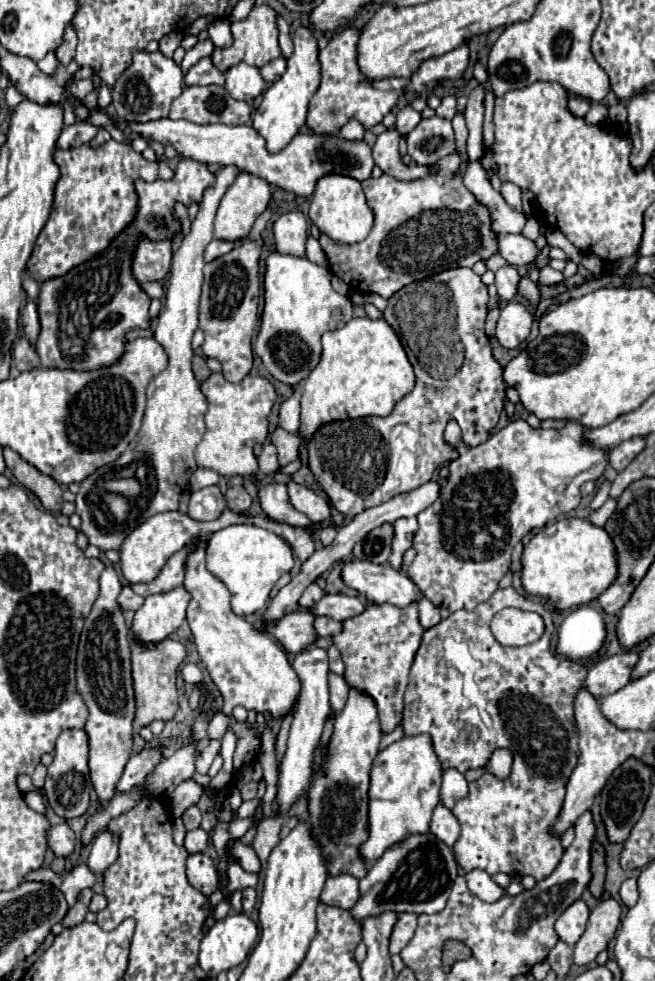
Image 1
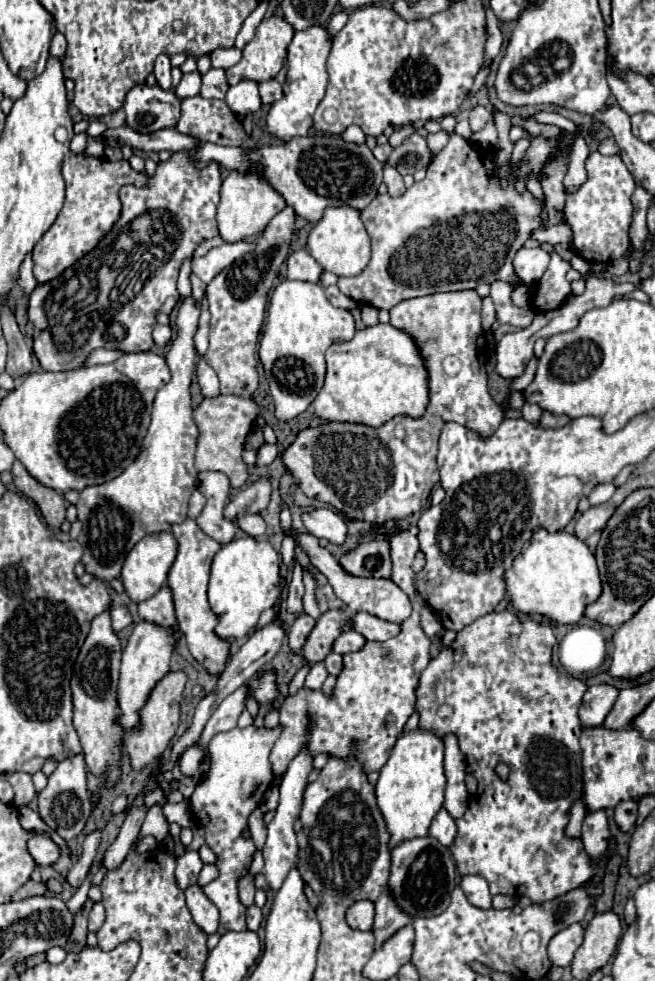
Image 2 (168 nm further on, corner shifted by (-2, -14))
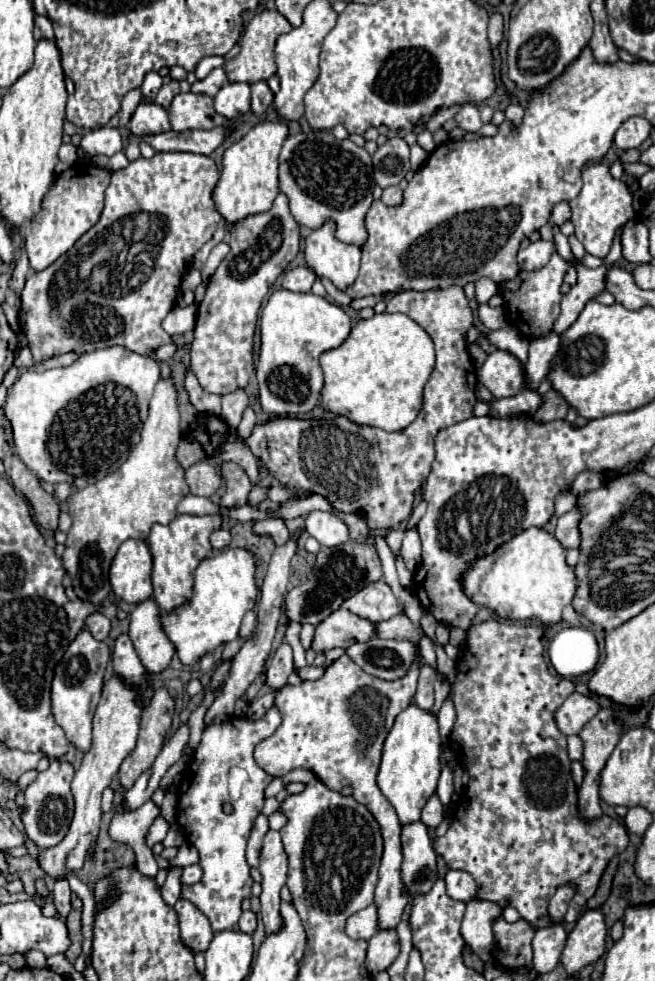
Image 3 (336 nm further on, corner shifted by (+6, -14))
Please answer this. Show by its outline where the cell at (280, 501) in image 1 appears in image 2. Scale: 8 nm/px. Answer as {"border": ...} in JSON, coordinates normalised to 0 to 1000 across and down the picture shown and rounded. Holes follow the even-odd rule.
{"border":[[[461,544],[455,546],[455,552],[461,557],[461,561],[473,567],[476,575],[501,589],[504,597],[510,599],[510,606],[540,624],[562,624],[574,630],[583,630],[583,632],[592,632],[592,634],[605,634],[605,636],[614,636],[626,624],[629,624],[629,618],[626,618],[626,612],[623,608],[598,593],[598,591],[574,591],[574,589],[544,589],[544,587],[534,587],[531,583],[522,583],[522,577],[516,575],[516,569],[510,569],[498,559],[492,559],[485,555],[485,548],[476,546],[476,544]]]}

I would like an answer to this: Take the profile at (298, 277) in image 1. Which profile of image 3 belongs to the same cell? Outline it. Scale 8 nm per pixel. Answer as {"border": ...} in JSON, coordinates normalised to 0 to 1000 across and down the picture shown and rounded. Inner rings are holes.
{"border":[[[418,296],[400,314],[397,320],[397,367],[391,373],[394,391],[397,391],[397,412],[400,418],[412,424],[455,424],[473,420],[489,410],[492,398],[492,377],[485,363],[504,355],[516,355],[534,340],[534,324],[513,310],[498,304],[479,302],[476,298],[443,298]]]}

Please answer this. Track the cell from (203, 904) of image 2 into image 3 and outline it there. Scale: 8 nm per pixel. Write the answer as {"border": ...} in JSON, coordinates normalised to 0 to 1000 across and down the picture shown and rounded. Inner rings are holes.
{"border":[[[275,915],[266,922],[266,926],[269,926],[272,938],[275,938],[278,960],[293,970],[315,968],[327,954],[327,950],[321,946],[321,938],[315,938],[315,934],[308,934],[308,930],[302,930],[302,926],[296,926],[296,922],[290,922],[290,917]]]}

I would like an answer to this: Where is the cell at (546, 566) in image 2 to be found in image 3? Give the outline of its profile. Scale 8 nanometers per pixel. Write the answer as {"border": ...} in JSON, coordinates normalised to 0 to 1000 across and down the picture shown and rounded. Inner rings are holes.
{"border":[[[806,538],[785,546],[779,552],[766,555],[754,565],[745,565],[739,569],[730,569],[721,577],[721,581],[708,587],[708,603],[733,618],[751,620],[763,630],[776,632],[803,632],[803,630],[821,630],[831,636],[852,636],[858,634],[858,620],[867,618],[879,603],[879,587],[876,579],[864,573],[864,561],[852,550],[846,550],[846,544],[827,540],[827,538]]]}

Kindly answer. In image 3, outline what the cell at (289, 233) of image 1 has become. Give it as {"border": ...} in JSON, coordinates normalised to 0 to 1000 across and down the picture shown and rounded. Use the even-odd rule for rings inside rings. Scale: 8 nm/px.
{"border":[[[467,271],[440,273],[431,281],[431,292],[446,298],[473,298],[479,287],[482,287],[482,279]]]}

